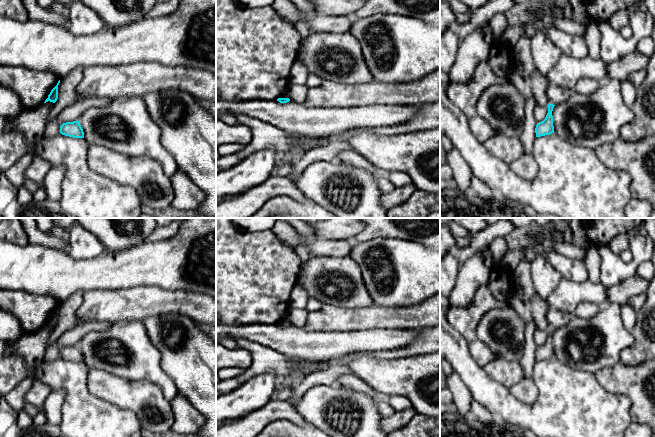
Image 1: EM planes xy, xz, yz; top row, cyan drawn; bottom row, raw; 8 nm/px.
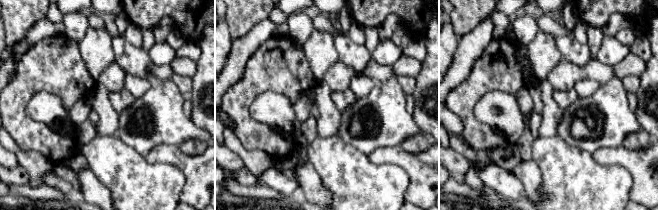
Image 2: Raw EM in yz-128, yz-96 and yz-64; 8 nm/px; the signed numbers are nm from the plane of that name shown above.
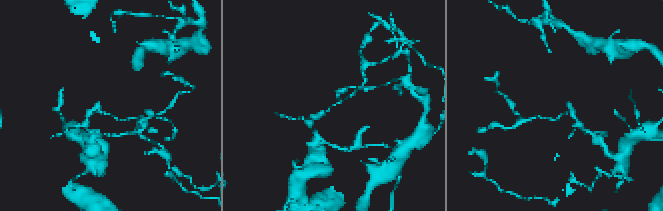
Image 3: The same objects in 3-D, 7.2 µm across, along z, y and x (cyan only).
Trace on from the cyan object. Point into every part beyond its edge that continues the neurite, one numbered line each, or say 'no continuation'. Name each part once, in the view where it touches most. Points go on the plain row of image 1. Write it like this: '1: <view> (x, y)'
no continuation

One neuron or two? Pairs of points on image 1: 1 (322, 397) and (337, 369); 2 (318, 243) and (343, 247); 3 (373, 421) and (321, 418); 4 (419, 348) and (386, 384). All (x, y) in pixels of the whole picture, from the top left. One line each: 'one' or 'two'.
1: two
2: one
3: one
4: two

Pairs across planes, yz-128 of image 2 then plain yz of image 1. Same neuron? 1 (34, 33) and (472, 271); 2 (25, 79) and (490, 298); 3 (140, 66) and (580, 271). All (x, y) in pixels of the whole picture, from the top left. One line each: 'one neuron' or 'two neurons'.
1: one neuron
2: one neuron
3: one neuron

